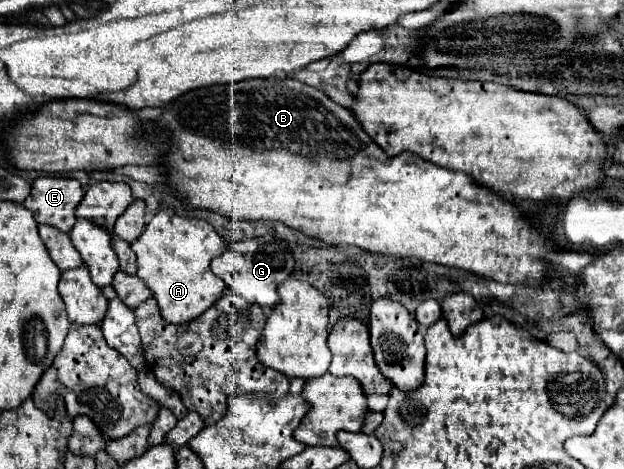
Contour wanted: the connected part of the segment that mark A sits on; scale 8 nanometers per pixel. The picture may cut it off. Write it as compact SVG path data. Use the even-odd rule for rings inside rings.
M170 207L162 209L148 221L138 241L132 243L132 251L136 253L136 277L152 291L166 323L180 325L196 319L218 301L226 287L226 283L210 271L210 261L222 255L226 245L208 221L178 217Z

